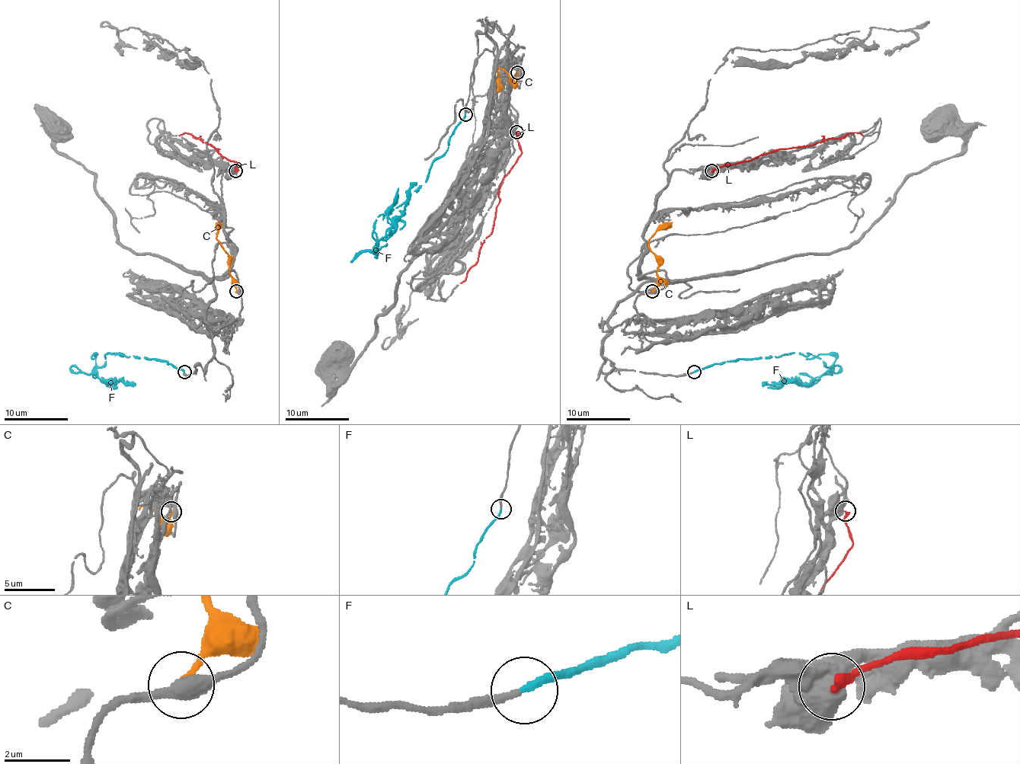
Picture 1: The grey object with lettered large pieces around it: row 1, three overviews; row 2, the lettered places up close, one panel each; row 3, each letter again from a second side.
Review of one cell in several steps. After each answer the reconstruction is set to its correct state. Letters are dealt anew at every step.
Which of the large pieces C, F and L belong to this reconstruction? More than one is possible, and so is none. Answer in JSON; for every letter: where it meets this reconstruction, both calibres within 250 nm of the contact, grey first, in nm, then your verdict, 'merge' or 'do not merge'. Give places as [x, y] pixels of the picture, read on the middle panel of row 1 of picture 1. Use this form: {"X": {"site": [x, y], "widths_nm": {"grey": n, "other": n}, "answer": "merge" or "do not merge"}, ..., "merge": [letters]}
{"C": {"site": [517, 72], "widths_nm": {"grey": 400, "other": 200}, "answer": "do not merge"}, "F": {"site": [465, 114], "widths_nm": {"grey": 220, "other": 220}, "answer": "merge"}, "L": {"site": [516, 132], "widths_nm": {"grey": 650, "other": 280}, "answer": "do not merge"}, "merge": ["F"]}

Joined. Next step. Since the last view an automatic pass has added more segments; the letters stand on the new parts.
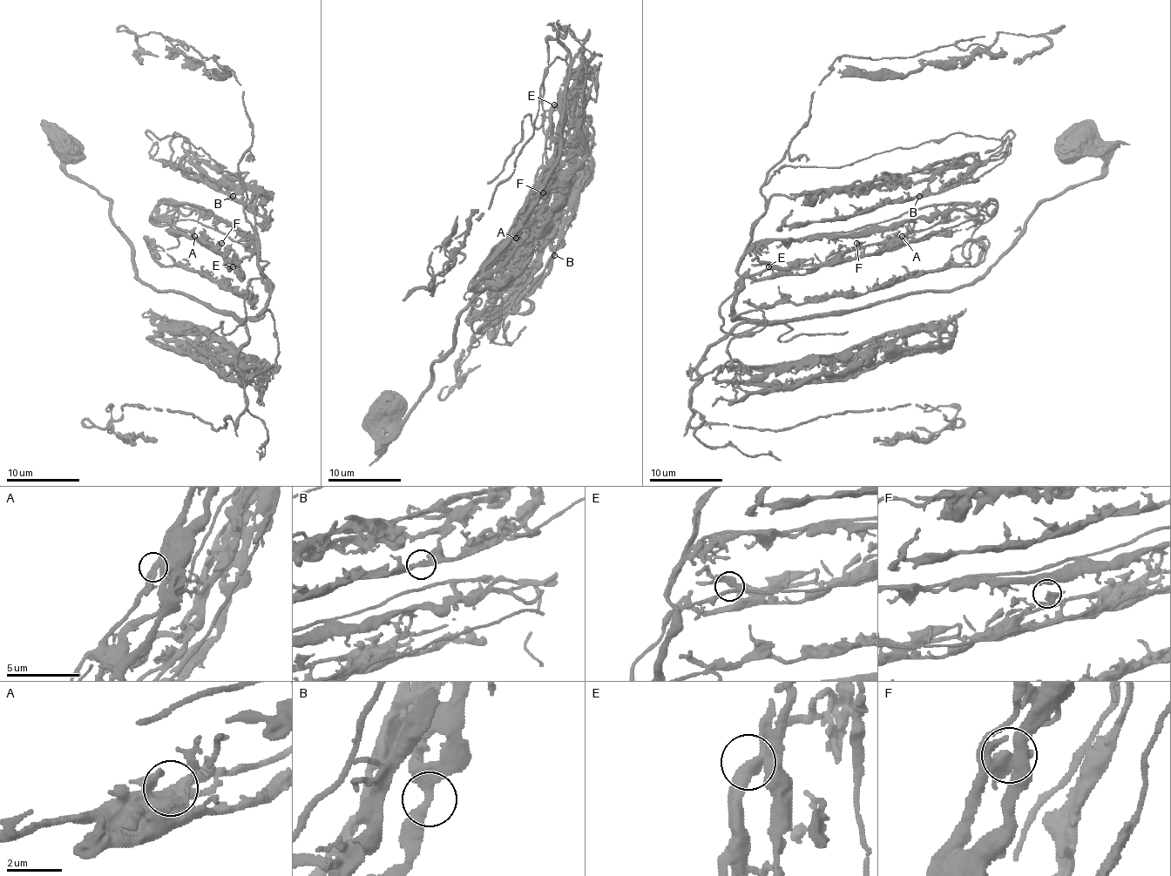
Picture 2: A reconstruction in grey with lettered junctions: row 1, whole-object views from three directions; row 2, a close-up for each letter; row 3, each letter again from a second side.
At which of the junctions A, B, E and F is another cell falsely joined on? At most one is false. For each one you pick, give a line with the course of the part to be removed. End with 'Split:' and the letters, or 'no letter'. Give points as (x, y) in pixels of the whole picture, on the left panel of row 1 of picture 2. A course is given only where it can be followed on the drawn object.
Split: no letter

